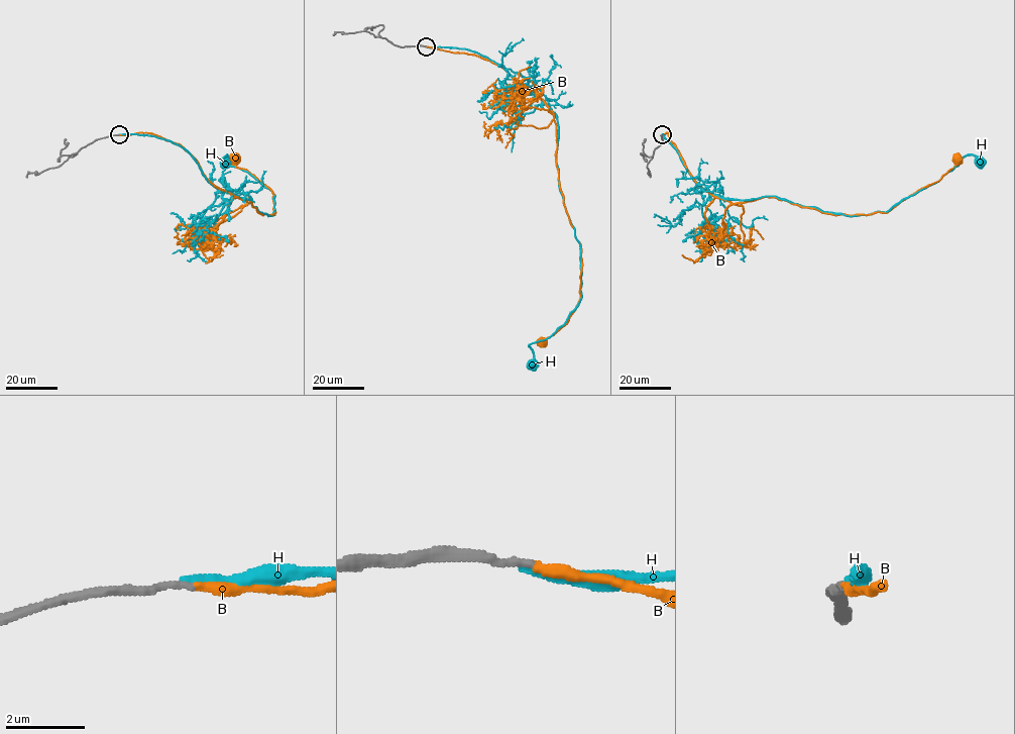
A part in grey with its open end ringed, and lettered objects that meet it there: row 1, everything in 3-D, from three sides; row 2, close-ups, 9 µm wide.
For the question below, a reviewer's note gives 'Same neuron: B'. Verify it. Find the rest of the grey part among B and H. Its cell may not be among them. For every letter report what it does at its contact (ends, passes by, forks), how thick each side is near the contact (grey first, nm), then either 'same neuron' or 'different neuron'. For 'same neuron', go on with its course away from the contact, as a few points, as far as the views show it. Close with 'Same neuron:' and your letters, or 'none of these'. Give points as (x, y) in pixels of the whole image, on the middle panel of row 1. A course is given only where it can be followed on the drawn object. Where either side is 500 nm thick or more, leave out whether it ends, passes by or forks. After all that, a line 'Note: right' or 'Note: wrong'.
B: it ends there; 160 nm thick on the grey side, 300 nm on the other; same neuron; it runs (426, 46), (487, 60), (532, 89), (552, 112), (560, 190), (581, 245), (581, 273), (574, 311), (542, 342)
H: it ends there; 180 nm thick on the grey side, 200 nm on the other; different neuron
Same neuron: B
Note: right

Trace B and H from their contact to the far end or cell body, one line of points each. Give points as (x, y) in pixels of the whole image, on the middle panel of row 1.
B: (426, 46), (487, 60), (532, 89), (552, 112), (560, 190), (581, 245), (581, 273), (574, 311), (542, 342)
H: (426, 46), (488, 58), (557, 120), (560, 192), (579, 243), (581, 298), (550, 336), (530, 345), (533, 364)

